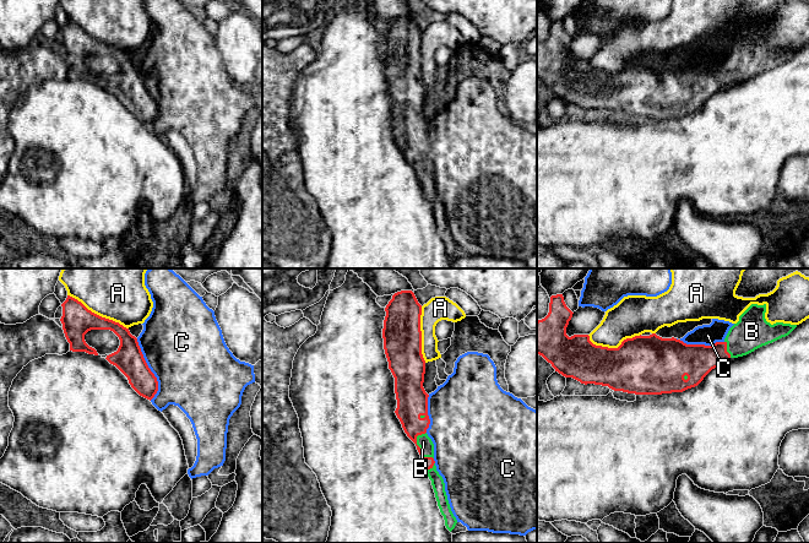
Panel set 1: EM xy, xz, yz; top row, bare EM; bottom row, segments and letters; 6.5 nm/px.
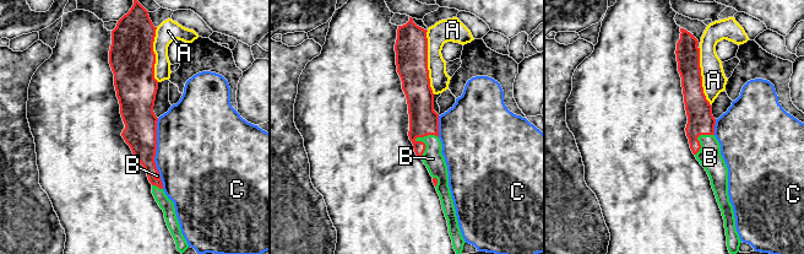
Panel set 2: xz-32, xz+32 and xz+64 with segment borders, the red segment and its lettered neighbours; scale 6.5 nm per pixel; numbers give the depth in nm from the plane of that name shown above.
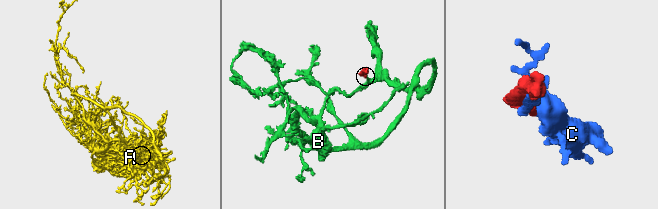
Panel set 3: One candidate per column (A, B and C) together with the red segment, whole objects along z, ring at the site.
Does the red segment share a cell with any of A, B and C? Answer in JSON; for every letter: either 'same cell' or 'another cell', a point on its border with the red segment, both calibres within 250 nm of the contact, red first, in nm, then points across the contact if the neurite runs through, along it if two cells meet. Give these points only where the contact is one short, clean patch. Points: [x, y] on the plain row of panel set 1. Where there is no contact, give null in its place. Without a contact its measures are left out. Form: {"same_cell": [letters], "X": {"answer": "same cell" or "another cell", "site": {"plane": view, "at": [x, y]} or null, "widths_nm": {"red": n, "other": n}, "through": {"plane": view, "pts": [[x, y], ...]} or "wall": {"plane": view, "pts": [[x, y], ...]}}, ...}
{"same_cell": ["B"], "A": {"answer": "another cell", "site": {"plane": "xy", "at": [98, 41]}, "widths_nm": {"red": 200, "other": 320}}, "B": {"answer": "same cell", "site": {"plane": "xz", "at": [421, 175]}, "widths_nm": {"red": 140, "other": 90}}, "C": {"answer": "another cell", "site": {"plane": "xy", "at": [150, 94]}, "widths_nm": {"red": 190, "other": 500}}}

